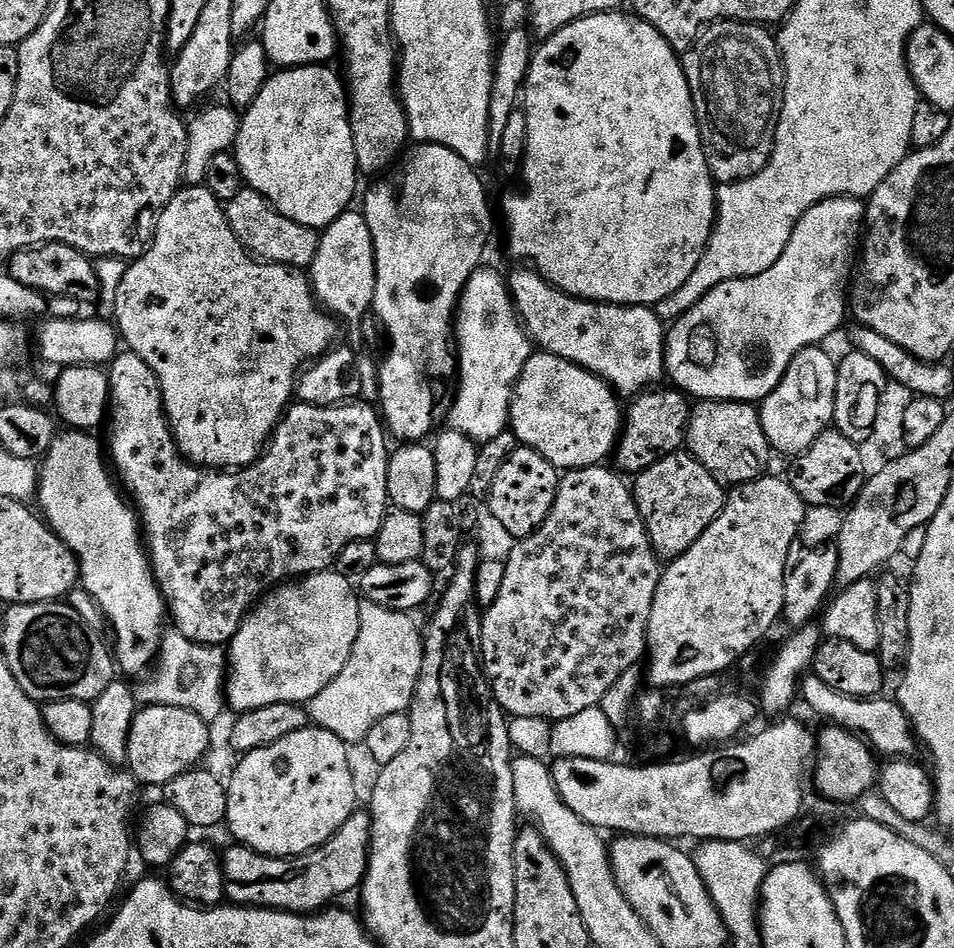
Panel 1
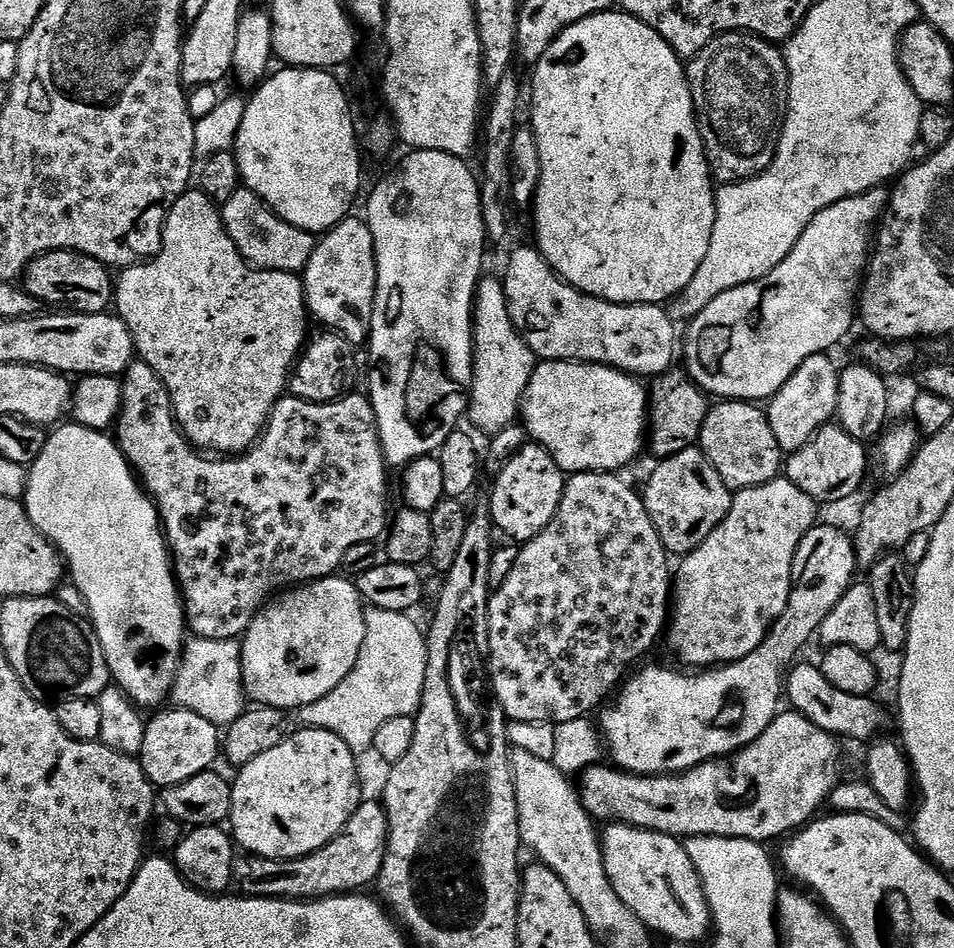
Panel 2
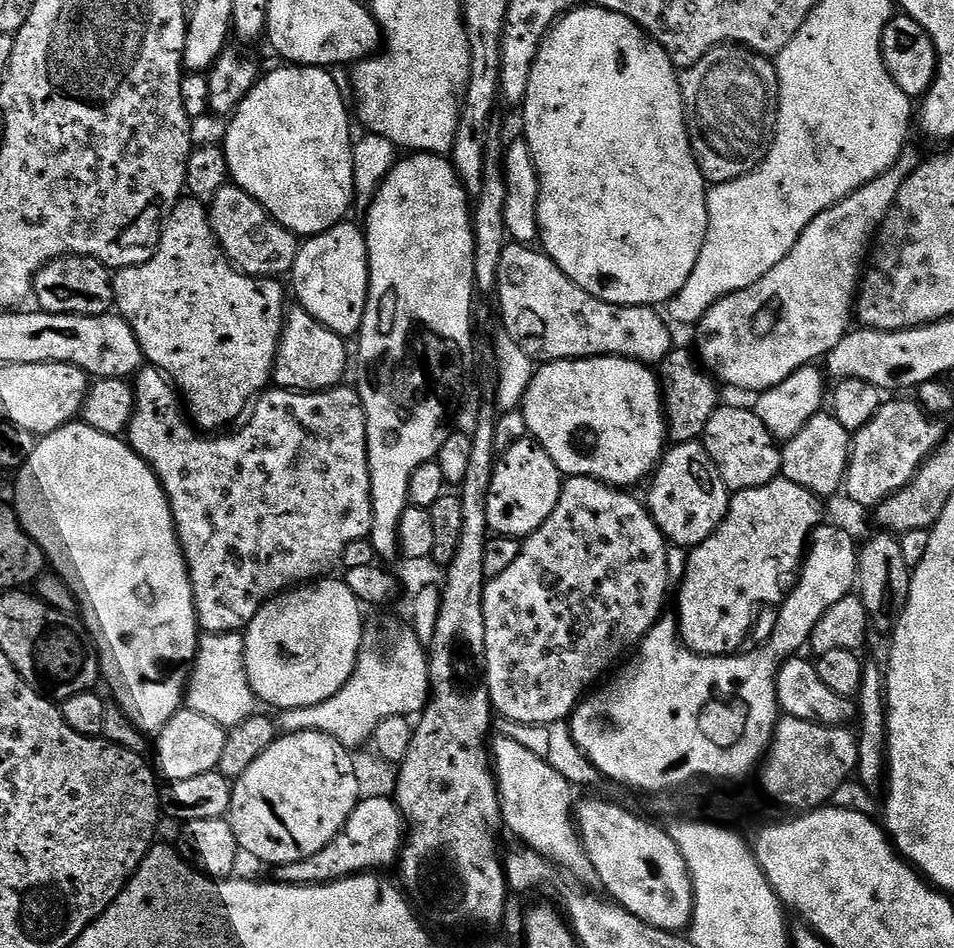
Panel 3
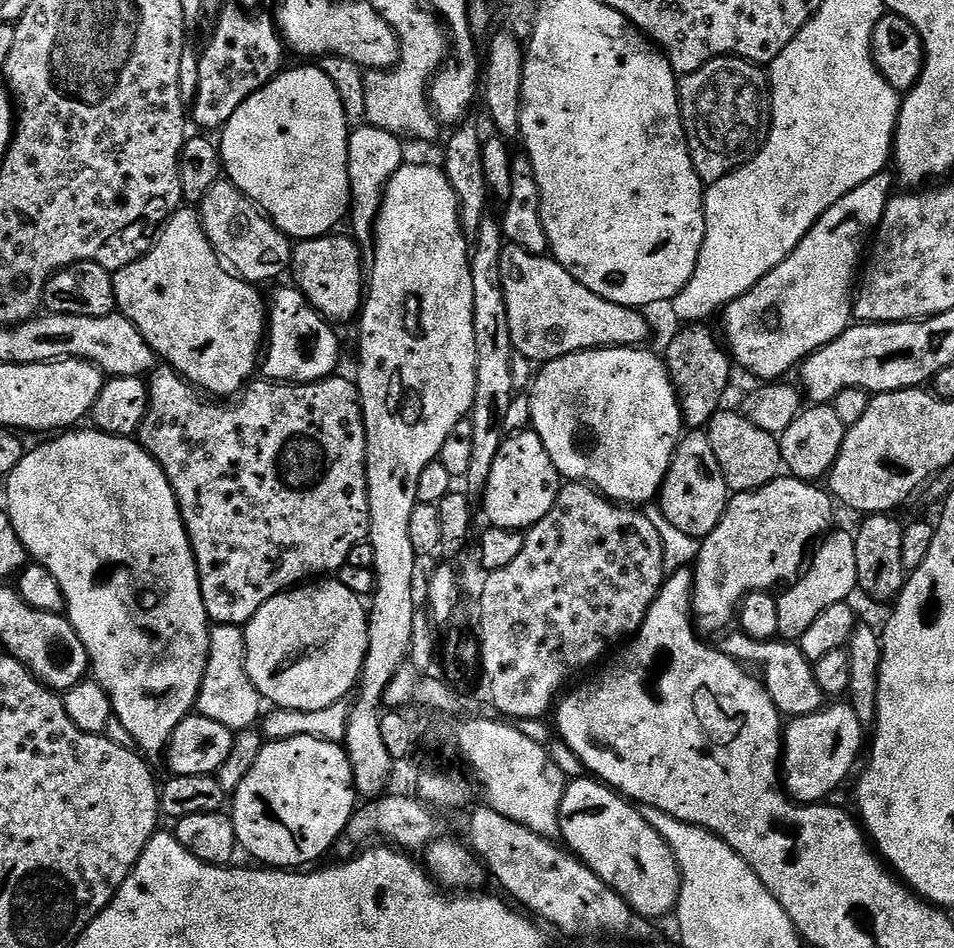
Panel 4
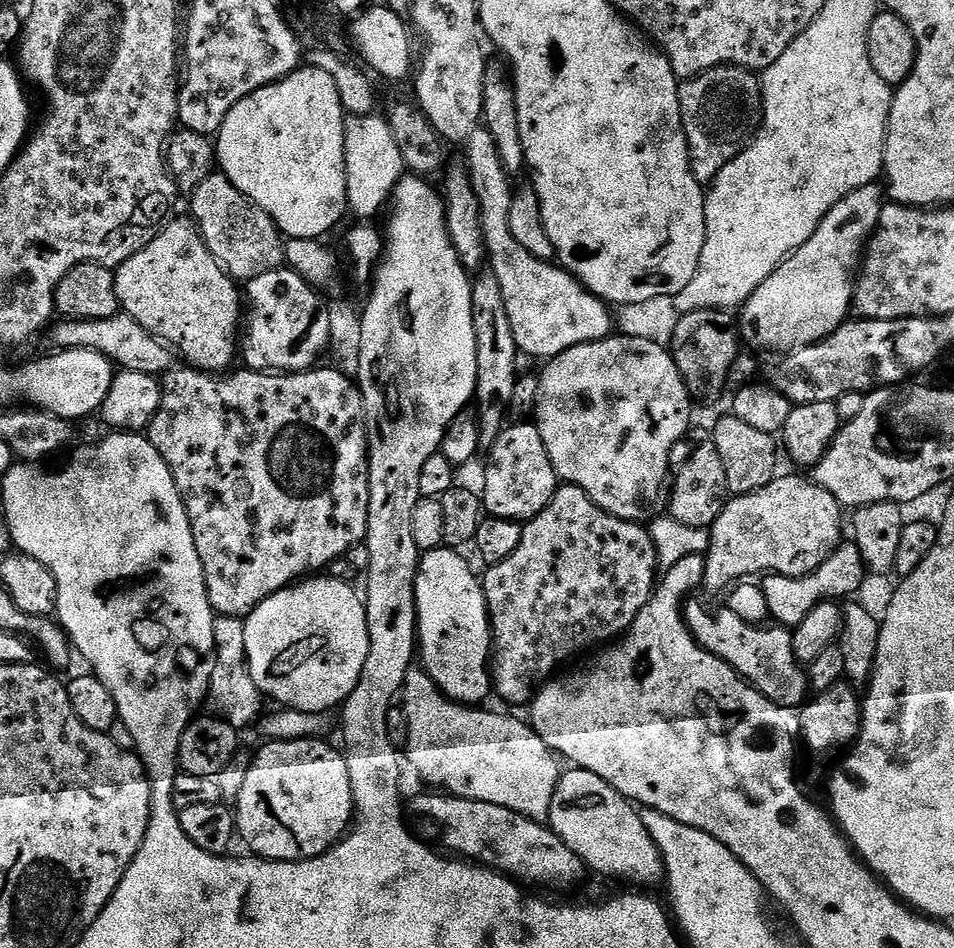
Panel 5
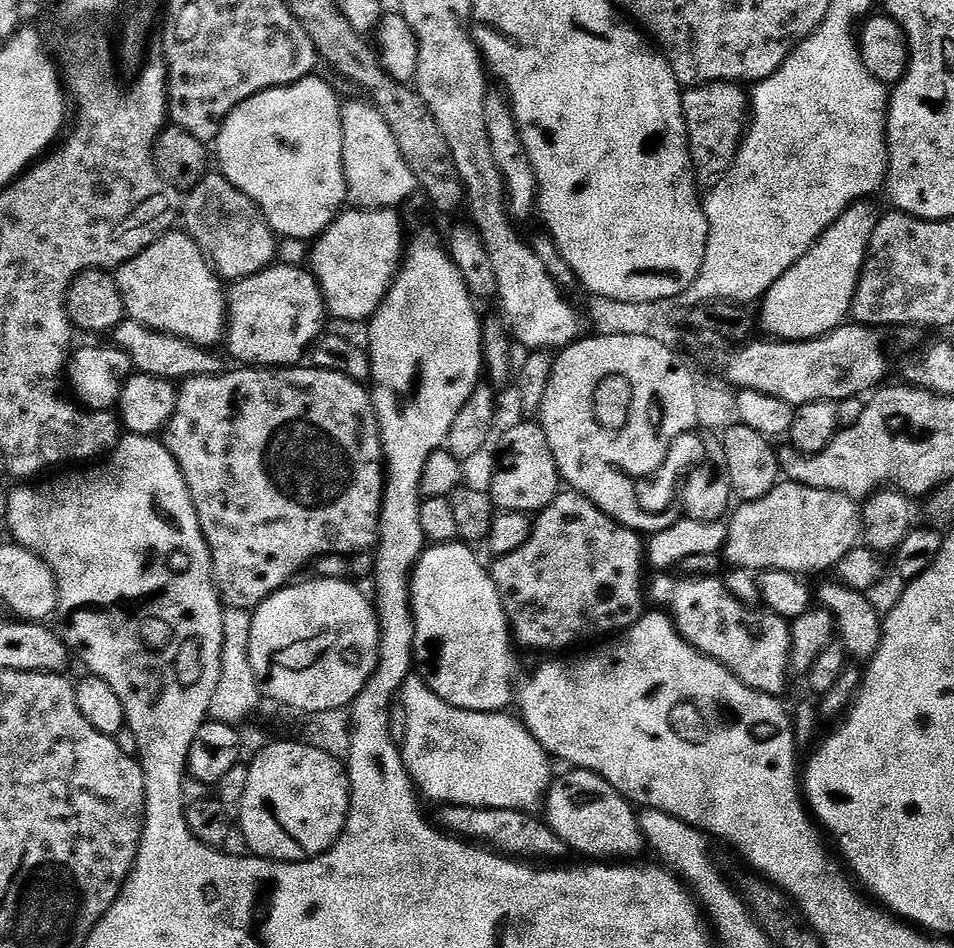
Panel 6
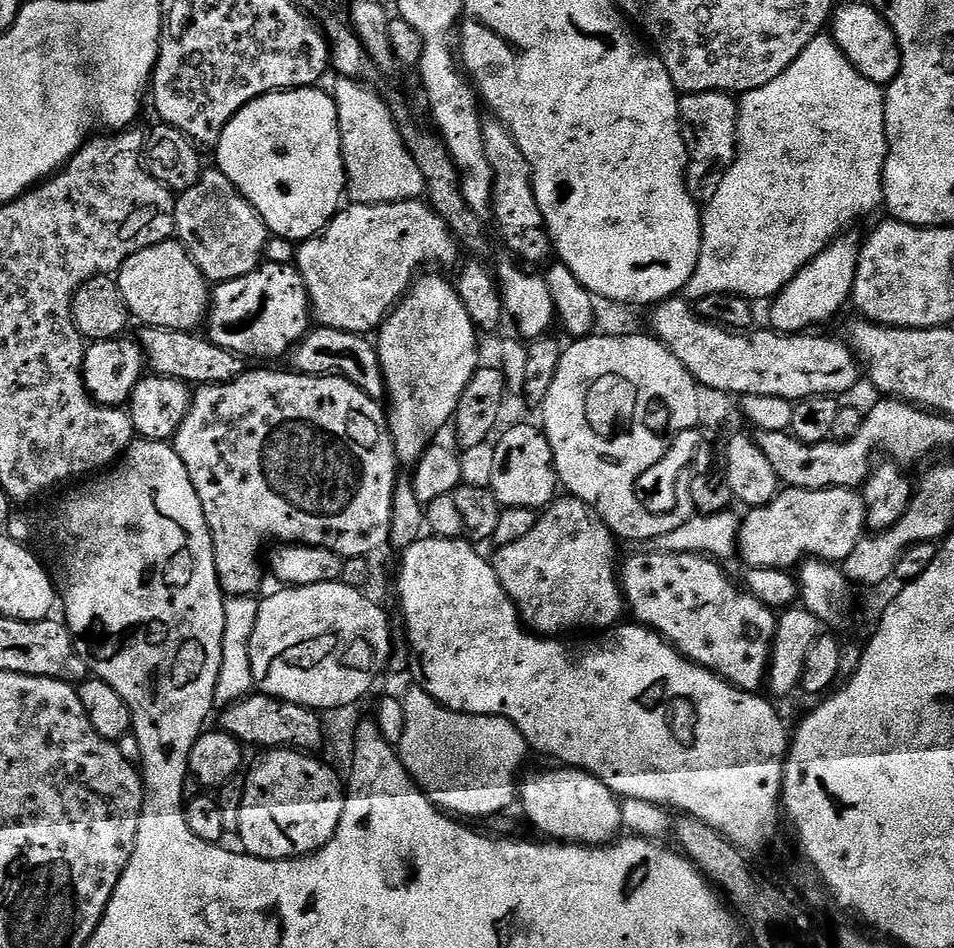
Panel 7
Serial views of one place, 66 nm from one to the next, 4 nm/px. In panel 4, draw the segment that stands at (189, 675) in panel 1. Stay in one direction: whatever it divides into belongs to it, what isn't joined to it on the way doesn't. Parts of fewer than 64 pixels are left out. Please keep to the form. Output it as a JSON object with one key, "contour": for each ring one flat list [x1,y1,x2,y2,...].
{"contour":[[220,624,215,625,210,630,210,634,210,654,197,700,197,713,221,722,233,732,247,731,261,717,262,697,254,684,250,682,248,671,245,668,244,631,239,625]]}

